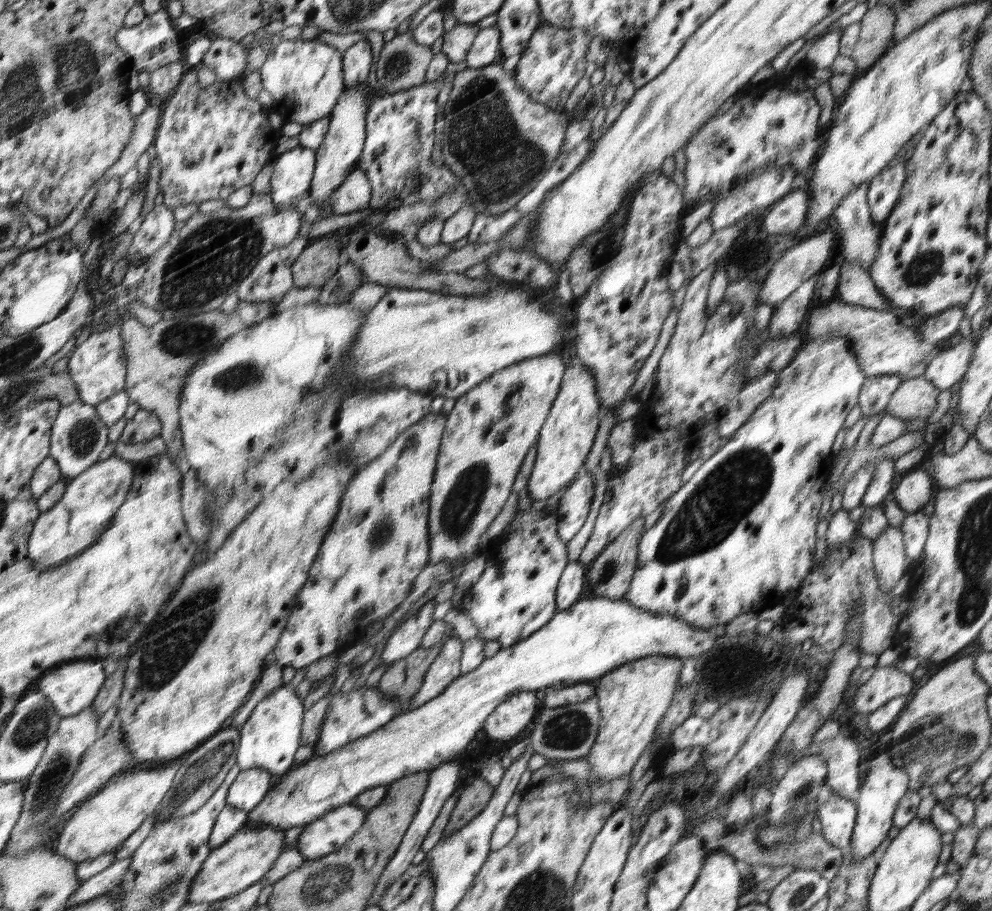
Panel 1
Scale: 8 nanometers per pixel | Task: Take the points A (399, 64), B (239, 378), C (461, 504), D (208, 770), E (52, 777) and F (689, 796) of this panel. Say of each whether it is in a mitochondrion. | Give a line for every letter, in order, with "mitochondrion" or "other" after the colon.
A: mitochondrion
B: mitochondrion
C: mitochondrion
D: mitochondrion
E: mitochondrion
F: other

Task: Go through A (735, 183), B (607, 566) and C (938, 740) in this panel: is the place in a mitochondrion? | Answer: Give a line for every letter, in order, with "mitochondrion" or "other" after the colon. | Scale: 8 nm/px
A: other
B: mitochondrion
C: mitochondrion

